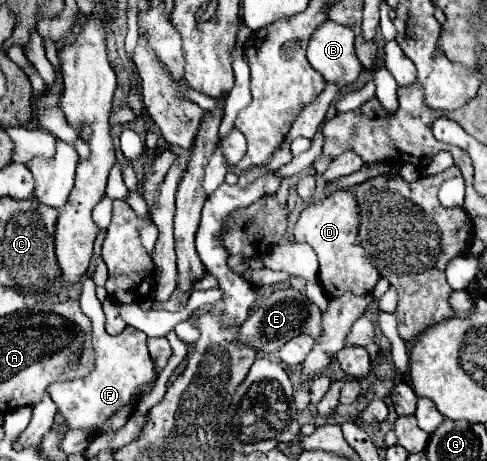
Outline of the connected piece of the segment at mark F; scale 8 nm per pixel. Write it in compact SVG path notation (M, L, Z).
M89 275L83 279L83 293L81 293L81 311L91 319L91 343L95 353L95 367L87 377L71 379L71 381L57 381L49 385L49 395L57 405L57 411L63 415L67 429L89 429L93 435L101 435L109 429L121 429L127 419L135 411L135 403L139 403L141 387L153 383L157 379L155 361L147 349L147 335L127 327L123 333L111 337L105 331L103 309L95 297L95 283Z

